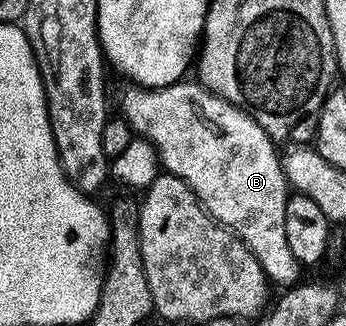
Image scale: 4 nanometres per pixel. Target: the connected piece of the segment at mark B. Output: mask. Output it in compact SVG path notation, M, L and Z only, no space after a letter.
M186 83L171 84L169 88L130 86L122 96L120 114L130 123L135 134L157 148L159 165L191 188L205 215L218 221L223 228L230 229L250 247L267 277L275 285L298 284L300 265L296 258L292 258L292 250L288 250L288 234L284 234L288 185L279 149L245 110L229 104L223 96L209 92L200 83Z

